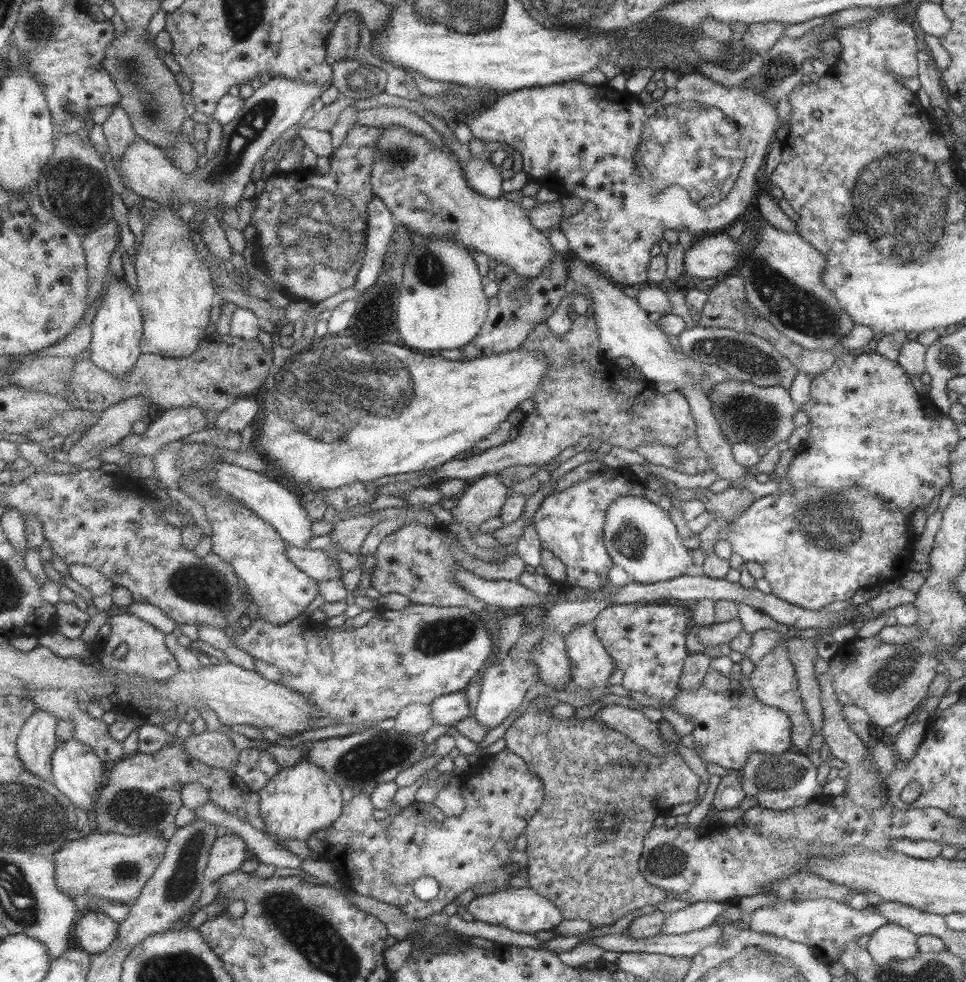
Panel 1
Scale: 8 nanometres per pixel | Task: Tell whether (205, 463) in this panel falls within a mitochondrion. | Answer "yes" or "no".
yes

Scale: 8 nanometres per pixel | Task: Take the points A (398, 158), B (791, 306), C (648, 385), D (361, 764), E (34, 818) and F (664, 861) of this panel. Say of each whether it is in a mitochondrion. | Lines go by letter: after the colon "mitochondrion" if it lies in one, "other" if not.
A: mitochondrion
B: mitochondrion
C: other
D: mitochondrion
E: mitochondrion
F: mitochondrion

